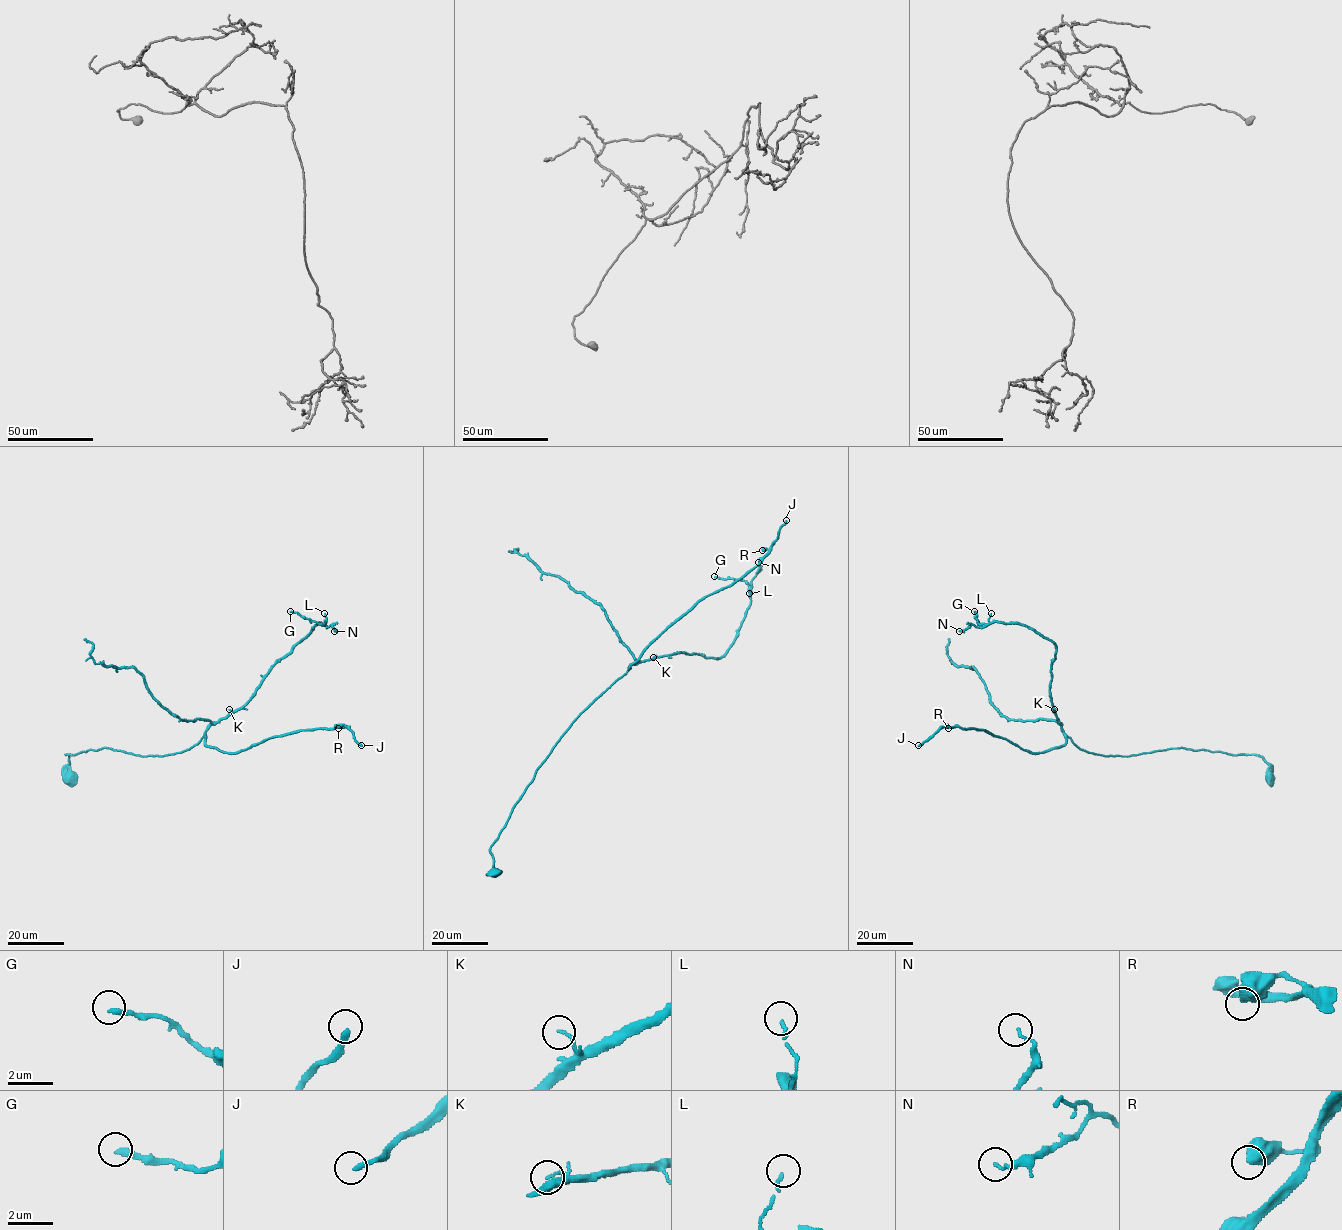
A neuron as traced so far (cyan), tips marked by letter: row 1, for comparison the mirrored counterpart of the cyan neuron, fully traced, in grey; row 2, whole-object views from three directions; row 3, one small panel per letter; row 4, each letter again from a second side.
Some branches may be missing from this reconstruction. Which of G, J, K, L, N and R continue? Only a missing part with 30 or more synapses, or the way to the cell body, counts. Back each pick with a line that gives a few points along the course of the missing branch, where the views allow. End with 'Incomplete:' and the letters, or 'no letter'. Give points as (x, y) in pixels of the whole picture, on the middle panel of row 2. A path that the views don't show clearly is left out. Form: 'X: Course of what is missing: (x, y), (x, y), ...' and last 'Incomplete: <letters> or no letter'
Incomplete: J

